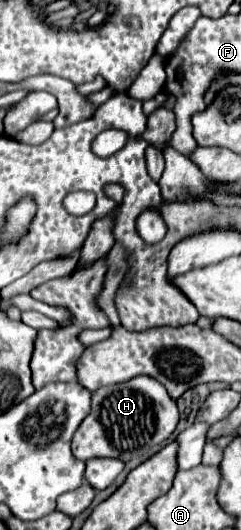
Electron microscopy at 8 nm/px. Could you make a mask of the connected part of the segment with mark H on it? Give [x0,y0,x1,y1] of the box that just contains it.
[72,375,178,463]

